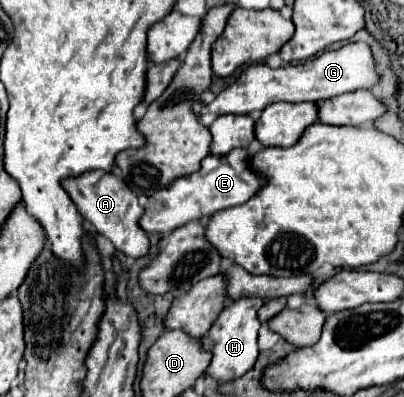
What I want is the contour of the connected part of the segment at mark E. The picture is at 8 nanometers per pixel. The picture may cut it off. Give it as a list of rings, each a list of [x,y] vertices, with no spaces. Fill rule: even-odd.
[[[232,150],[230,154],[224,154],[224,156],[208,154],[202,160],[202,166],[198,172],[194,172],[190,176],[176,178],[164,190],[158,190],[156,194],[152,194],[150,200],[146,202],[146,210],[138,224],[146,232],[168,234],[168,232],[184,226],[190,220],[200,220],[204,216],[216,214],[218,210],[248,202],[262,186],[260,180],[262,178],[252,174],[248,168],[248,152],[246,150]]]

